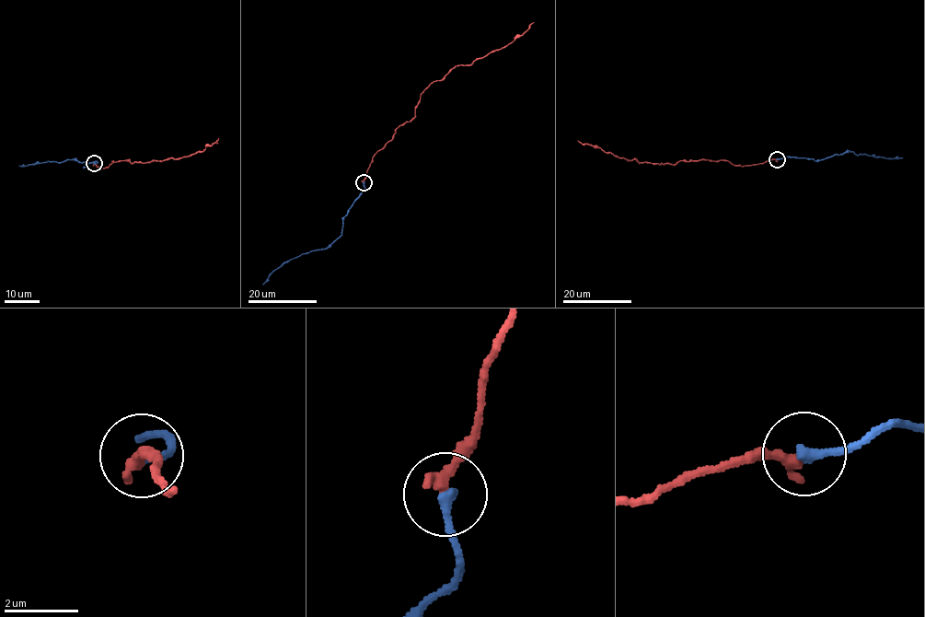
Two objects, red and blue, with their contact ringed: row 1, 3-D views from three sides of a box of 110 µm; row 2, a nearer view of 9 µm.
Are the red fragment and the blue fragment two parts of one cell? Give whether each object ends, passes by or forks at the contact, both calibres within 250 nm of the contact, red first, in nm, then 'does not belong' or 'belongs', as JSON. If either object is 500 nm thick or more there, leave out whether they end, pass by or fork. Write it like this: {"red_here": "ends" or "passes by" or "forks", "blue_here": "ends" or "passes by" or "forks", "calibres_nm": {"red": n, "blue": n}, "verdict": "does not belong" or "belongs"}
{"red_here": "ends", "blue_here": "ends", "calibres_nm": {"red": 320, "blue": 280}, "verdict": "belongs"}

